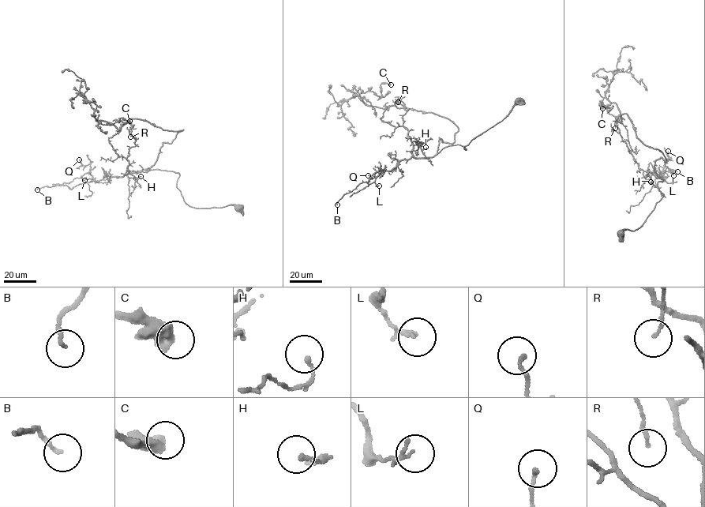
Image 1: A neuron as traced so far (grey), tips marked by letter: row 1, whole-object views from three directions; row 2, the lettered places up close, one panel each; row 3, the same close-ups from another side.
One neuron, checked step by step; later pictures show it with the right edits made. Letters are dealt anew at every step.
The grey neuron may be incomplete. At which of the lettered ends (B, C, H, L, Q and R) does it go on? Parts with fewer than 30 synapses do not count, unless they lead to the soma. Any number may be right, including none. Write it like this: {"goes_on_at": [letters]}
{"goes_on_at": []}

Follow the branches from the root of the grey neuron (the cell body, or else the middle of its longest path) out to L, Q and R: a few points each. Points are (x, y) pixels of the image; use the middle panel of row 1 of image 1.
L: (518, 102), (466, 150), (450, 145), (431, 157), (401, 159), (377, 174), (379, 185)
Q: (518, 102), (466, 150), (448, 146), (433, 156), (401, 159), (377, 177), (368, 175)
R: (518, 102), (466, 150), (450, 145), (417, 158), (403, 126), (406, 110), (398, 102)

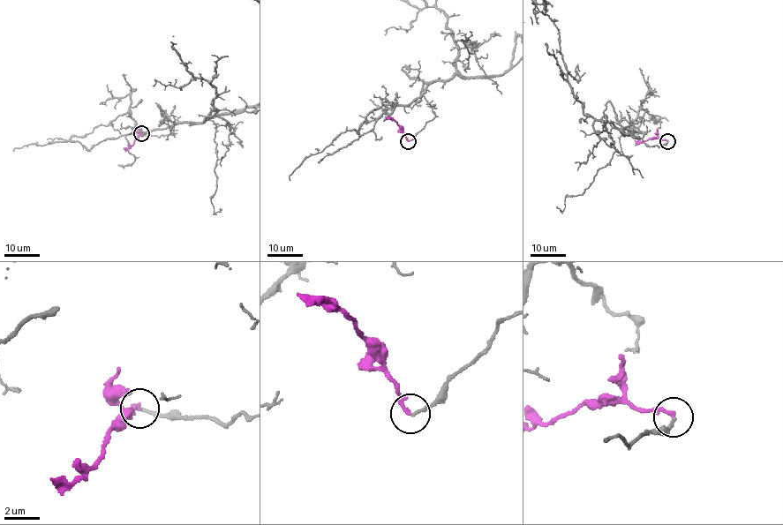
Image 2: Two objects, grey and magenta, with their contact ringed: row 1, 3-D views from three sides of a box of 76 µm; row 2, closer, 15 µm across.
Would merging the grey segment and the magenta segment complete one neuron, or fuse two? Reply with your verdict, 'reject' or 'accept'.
reject

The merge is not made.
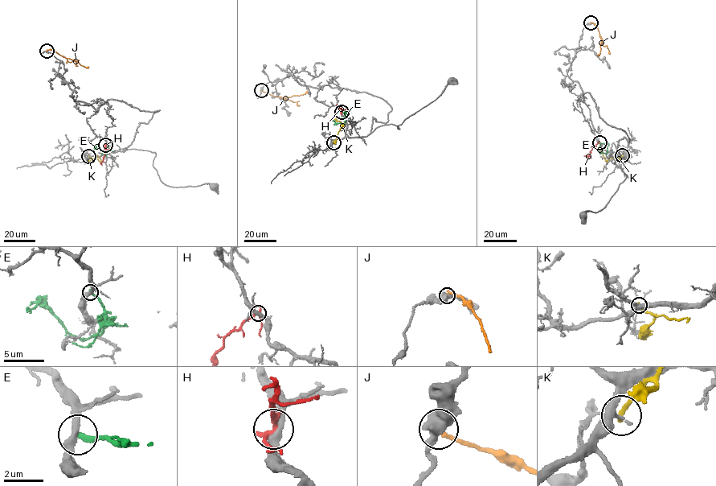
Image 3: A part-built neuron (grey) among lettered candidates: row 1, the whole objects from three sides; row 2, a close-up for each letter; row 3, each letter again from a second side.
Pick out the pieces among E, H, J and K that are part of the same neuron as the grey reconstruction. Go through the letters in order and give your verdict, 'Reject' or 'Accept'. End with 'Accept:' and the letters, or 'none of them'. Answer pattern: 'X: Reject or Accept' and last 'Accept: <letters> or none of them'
E: Reject
H: Reject
J: Reject
K: Reject
Accept: none of them

